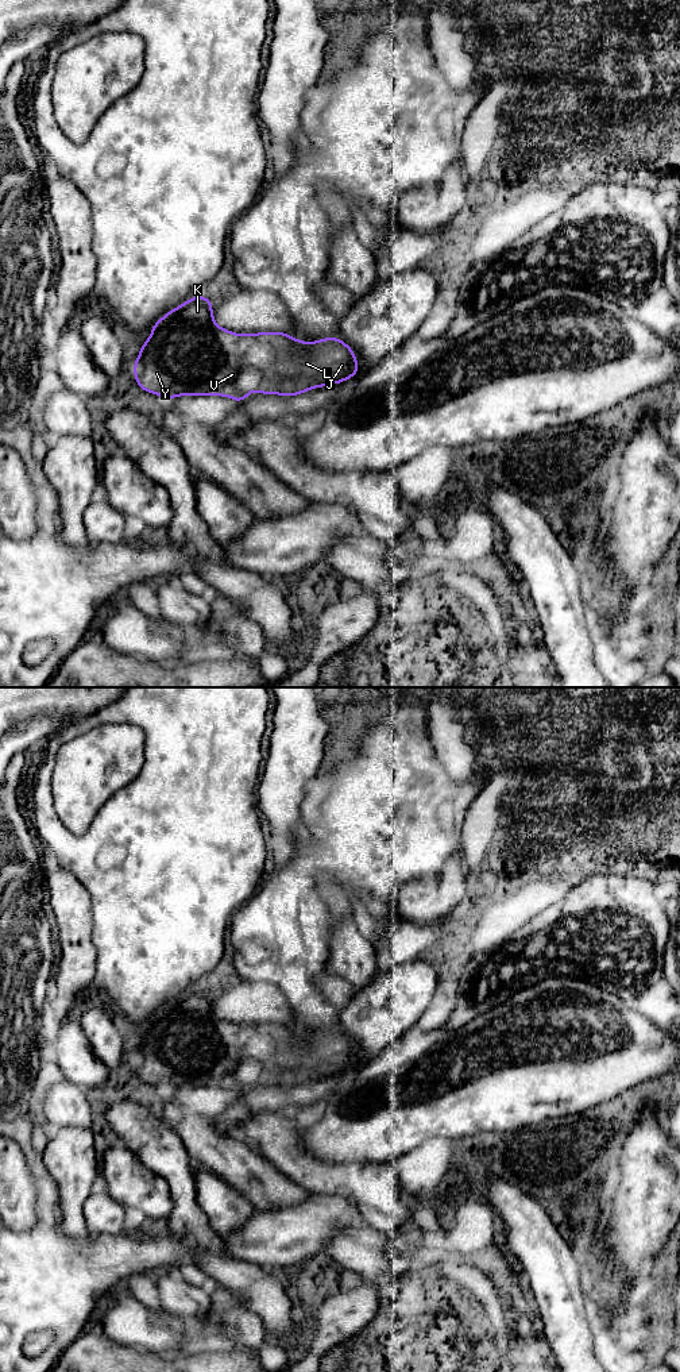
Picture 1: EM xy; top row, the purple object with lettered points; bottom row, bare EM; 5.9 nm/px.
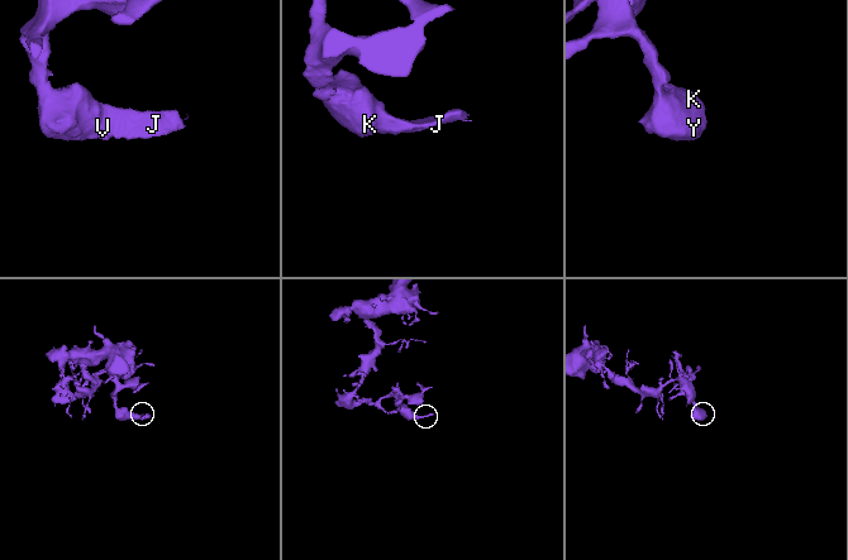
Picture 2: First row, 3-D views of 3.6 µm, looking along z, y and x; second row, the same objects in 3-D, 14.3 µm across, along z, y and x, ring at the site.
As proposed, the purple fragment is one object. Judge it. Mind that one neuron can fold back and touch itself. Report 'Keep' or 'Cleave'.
Keep

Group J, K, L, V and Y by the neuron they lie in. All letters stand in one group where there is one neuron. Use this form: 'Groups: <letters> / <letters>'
Groups: J K L V Y

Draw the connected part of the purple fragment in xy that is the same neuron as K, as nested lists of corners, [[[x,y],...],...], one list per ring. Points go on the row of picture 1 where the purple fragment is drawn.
[[[194,296],[170,309],[152,327],[134,363],[138,386],[165,400],[179,396],[224,396],[243,401],[254,390],[262,394],[297,396],[309,389],[336,385],[358,374],[359,365],[352,348],[339,338],[325,338],[305,343],[286,332],[235,334],[219,327],[213,319],[212,301]]]

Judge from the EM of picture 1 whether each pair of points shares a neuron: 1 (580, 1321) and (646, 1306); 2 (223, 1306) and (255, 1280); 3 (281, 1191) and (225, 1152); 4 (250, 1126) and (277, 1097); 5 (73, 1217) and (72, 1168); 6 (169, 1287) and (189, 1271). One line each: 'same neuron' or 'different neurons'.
1: different neurons
2: different neurons
3: same neuron
4: different neurons
5: same neuron
6: different neurons

